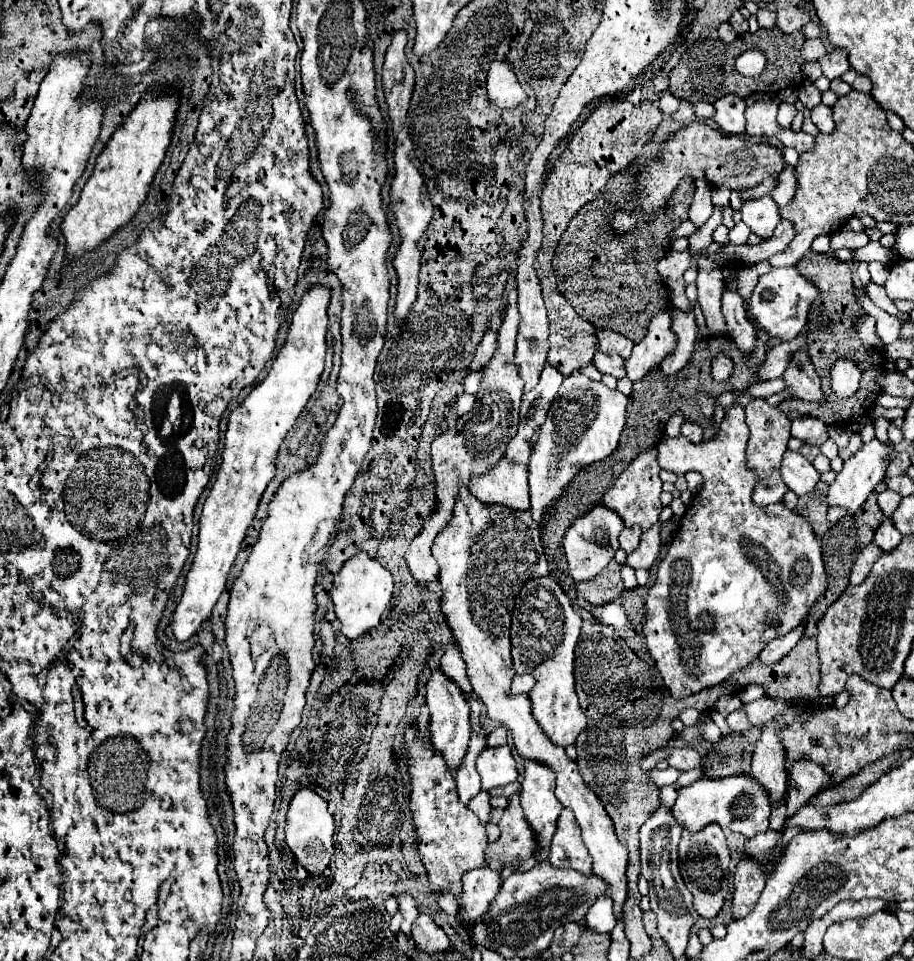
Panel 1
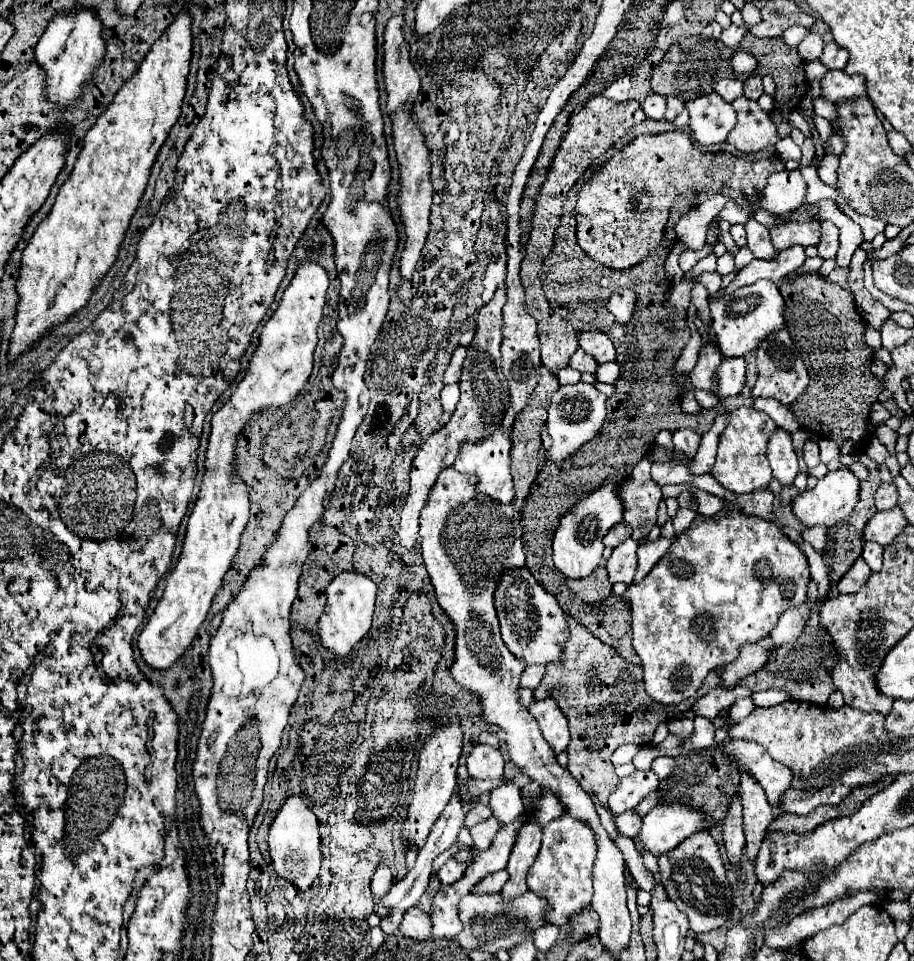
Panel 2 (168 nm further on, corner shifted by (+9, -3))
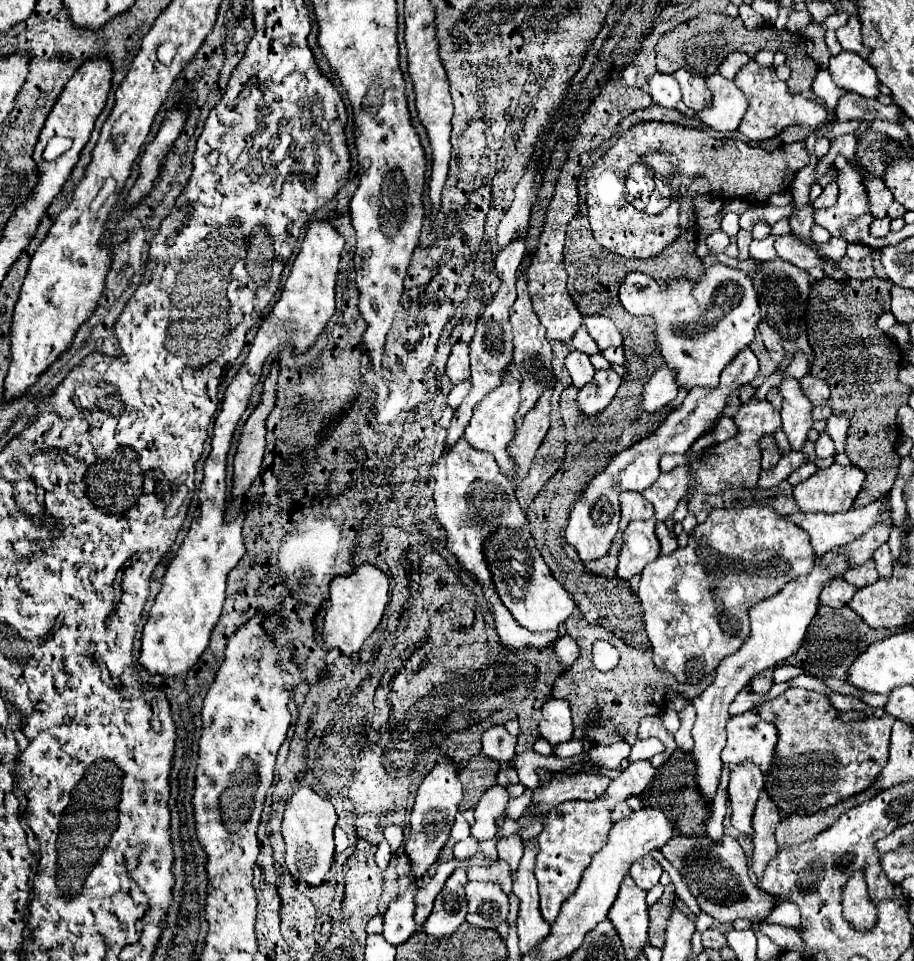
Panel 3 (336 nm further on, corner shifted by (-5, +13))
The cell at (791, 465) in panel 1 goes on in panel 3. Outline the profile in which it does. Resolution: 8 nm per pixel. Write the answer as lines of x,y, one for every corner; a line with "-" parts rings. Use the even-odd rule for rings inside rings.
784,378
780,382
782,396
782,428
790,440
792,450
800,450
806,442
806,434
812,428
812,404
800,388
800,380

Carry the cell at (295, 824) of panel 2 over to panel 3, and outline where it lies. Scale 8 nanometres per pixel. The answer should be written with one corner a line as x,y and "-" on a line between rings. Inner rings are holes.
300,788
290,798
282,820
282,836
286,844
286,866
296,882
306,882
308,886
320,886
324,882
324,874
334,862
332,832
336,822
338,816
332,802
320,798
312,788

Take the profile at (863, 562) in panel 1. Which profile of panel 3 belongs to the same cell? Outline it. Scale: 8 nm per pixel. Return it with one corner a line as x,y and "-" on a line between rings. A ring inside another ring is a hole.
866,560
860,568
854,568
854,570
848,570
844,576
842,576
848,584
852,584
854,588
864,588
868,584
874,584
880,576
876,572
876,566
872,560

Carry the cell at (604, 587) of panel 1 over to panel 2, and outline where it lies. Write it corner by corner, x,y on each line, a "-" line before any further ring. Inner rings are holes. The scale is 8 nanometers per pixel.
605,566
596,568
588,578
568,580
568,586
586,604
596,604
596,602
600,602
612,594
612,584
608,580
608,572

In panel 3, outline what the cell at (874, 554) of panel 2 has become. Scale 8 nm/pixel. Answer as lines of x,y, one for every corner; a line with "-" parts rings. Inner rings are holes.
882,544
880,548
876,548
876,552
872,554
872,560
876,562
876,570
880,578
888,578
892,574
892,554
888,544

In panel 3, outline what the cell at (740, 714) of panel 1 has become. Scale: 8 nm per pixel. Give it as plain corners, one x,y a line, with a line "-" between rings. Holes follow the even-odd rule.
754,676
754,680
752,680
752,690
756,692
756,694
760,694
760,696
766,696
768,692
770,692
770,688
772,688
772,680
770,678
766,678
766,676

